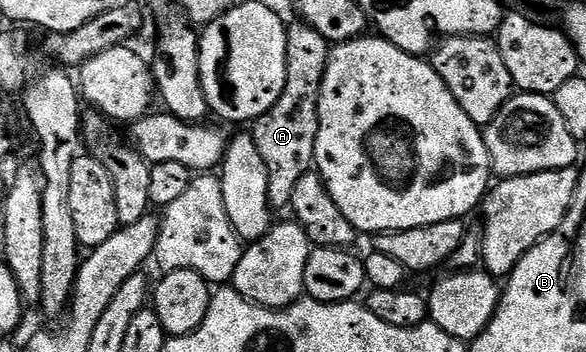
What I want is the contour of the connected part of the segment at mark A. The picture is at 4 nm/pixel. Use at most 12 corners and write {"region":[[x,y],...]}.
{"region":[[285,32],[287,80],[251,126],[269,205],[289,206],[314,169],[330,42]]}

